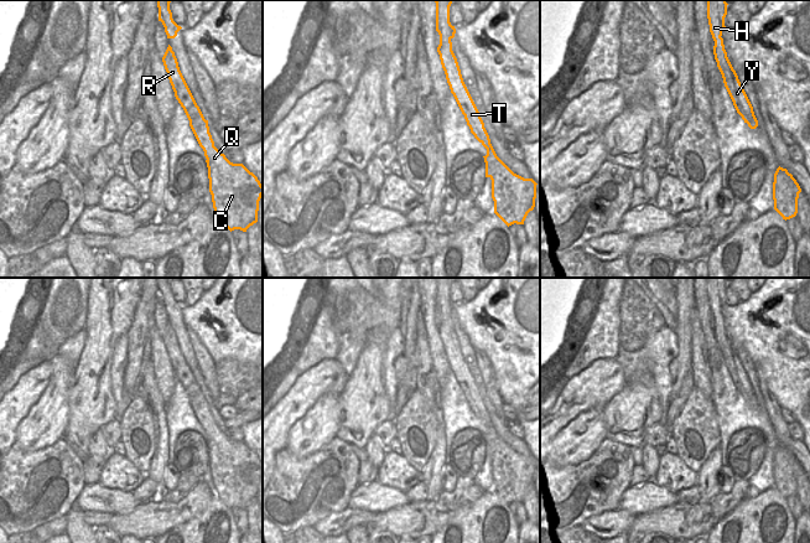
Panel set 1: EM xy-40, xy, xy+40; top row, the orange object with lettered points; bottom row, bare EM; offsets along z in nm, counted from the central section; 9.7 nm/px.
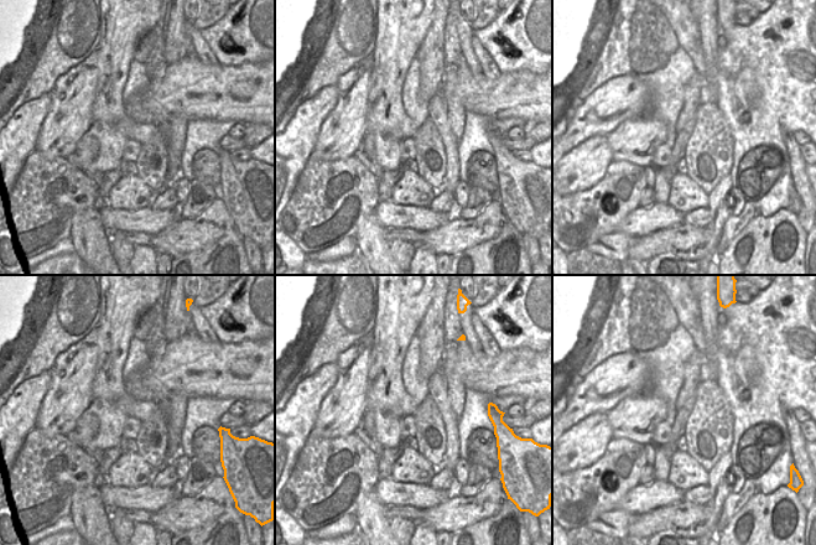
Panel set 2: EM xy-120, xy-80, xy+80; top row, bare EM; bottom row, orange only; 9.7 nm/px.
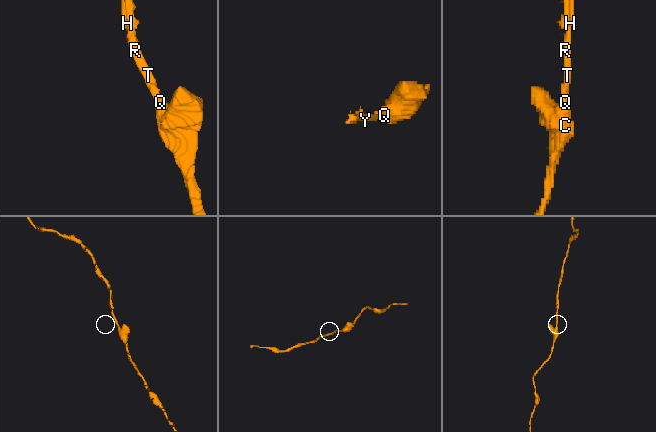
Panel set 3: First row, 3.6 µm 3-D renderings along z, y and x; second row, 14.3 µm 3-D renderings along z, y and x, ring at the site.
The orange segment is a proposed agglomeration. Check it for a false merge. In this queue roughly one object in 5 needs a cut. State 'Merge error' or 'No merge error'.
No merge error.

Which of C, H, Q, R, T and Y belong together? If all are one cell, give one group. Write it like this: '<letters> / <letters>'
C H Q R T Y

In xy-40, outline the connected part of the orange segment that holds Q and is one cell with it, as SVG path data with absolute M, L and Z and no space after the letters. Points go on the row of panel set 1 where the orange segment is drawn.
M170 45L162 62L175 97L183 108L189 126L204 151L214 217L230 232L234 229L246 232L250 226L258 222L263 185L243 164L230 162L214 146L208 120L204 119L197 105Z

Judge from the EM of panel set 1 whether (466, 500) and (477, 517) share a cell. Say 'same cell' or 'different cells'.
different cells

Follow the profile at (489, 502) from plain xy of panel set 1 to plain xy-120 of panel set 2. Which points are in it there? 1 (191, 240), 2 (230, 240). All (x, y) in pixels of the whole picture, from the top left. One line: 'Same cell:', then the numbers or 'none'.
Same cell: 2

